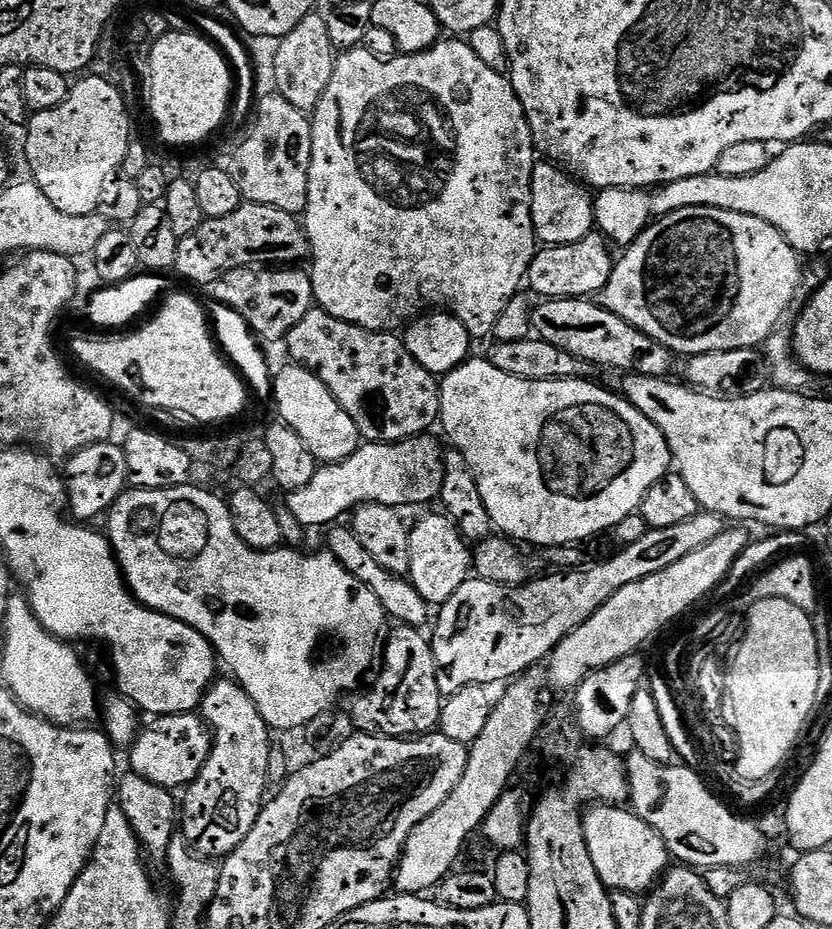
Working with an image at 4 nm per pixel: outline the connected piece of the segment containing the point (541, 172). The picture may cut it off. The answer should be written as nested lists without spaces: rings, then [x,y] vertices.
[[[551,162],[537,163],[532,169],[532,221],[541,245],[573,244],[593,235],[596,214],[589,189]]]

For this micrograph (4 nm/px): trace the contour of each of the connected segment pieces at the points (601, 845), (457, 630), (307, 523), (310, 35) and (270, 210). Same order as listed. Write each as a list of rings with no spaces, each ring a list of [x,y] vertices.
[[[596,806],[589,812],[592,813],[587,813],[584,819],[584,837],[594,870],[598,870],[598,878],[605,888],[612,892],[647,893],[669,867],[670,853],[666,842],[644,819],[627,807]]]
[[[700,510],[688,521],[678,522],[665,528],[653,528],[638,542],[625,544],[613,560],[604,560],[593,568],[568,570],[558,576],[556,574],[535,582],[523,585],[505,585],[492,583],[489,580],[470,578],[454,592],[444,605],[439,607],[438,620],[434,632],[430,634],[432,653],[435,658],[435,674],[438,677],[438,688],[441,695],[450,697],[468,685],[482,684],[493,686],[496,682],[509,681],[527,673],[534,664],[547,659],[553,649],[568,637],[578,626],[582,626],[595,612],[622,586],[630,586],[630,582],[638,582],[642,578],[650,578],[650,574],[658,574],[658,570],[666,570],[666,566],[674,566],[678,558],[686,558],[694,550],[706,546],[706,542],[714,542],[718,534],[726,529],[724,517]]]
[[[430,436],[412,437],[398,443],[367,441],[350,459],[321,465],[309,485],[287,493],[284,501],[304,528],[329,527],[361,504],[380,504],[398,510],[402,506],[435,501],[444,481],[443,453]]]
[[[316,15],[304,16],[294,30],[279,37],[280,45],[274,54],[276,91],[290,102],[290,106],[298,106],[298,110],[309,114],[315,112],[318,102],[322,102],[322,94],[326,94],[326,86],[330,86],[338,59],[338,49],[330,42],[327,19]]]
[[[244,202],[238,210],[234,210],[234,214],[226,214],[226,218],[205,219],[204,224],[194,230],[194,234],[180,237],[174,272],[192,284],[212,286],[220,277],[235,268],[296,266],[299,265],[296,264],[299,260],[307,261],[309,256],[308,235],[304,232],[303,223],[293,213],[283,212],[274,206]]]

